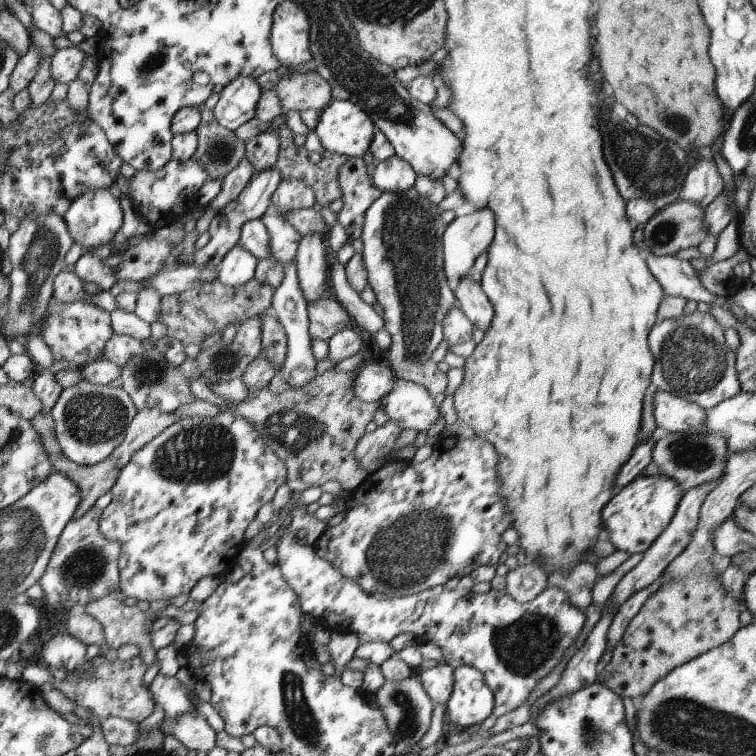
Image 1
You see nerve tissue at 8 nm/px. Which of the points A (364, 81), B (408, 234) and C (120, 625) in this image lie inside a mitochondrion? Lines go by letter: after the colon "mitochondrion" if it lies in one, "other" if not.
A: mitochondrion
B: mitochondrion
C: other

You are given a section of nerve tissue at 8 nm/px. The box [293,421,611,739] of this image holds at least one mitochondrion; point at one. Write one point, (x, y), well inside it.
(401, 556)

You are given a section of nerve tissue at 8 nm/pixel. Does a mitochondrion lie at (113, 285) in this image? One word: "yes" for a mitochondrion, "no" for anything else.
no

